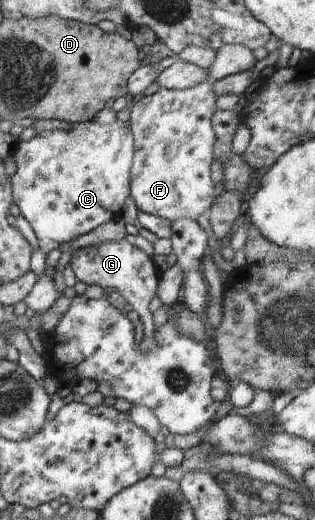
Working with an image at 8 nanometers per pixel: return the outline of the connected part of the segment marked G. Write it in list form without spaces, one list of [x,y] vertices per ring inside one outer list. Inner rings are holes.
[[[124,239],[119,242],[104,242],[78,248],[74,251],[68,266],[74,271],[78,281],[82,281],[86,285],[98,285],[102,289],[112,287],[124,296],[124,299],[132,305],[133,310],[138,313],[143,322],[144,334],[140,343],[140,352],[143,356],[148,355],[153,347],[155,335],[152,312],[148,309],[148,305],[156,297],[156,290],[161,278],[161,271],[154,265],[152,258]]]

